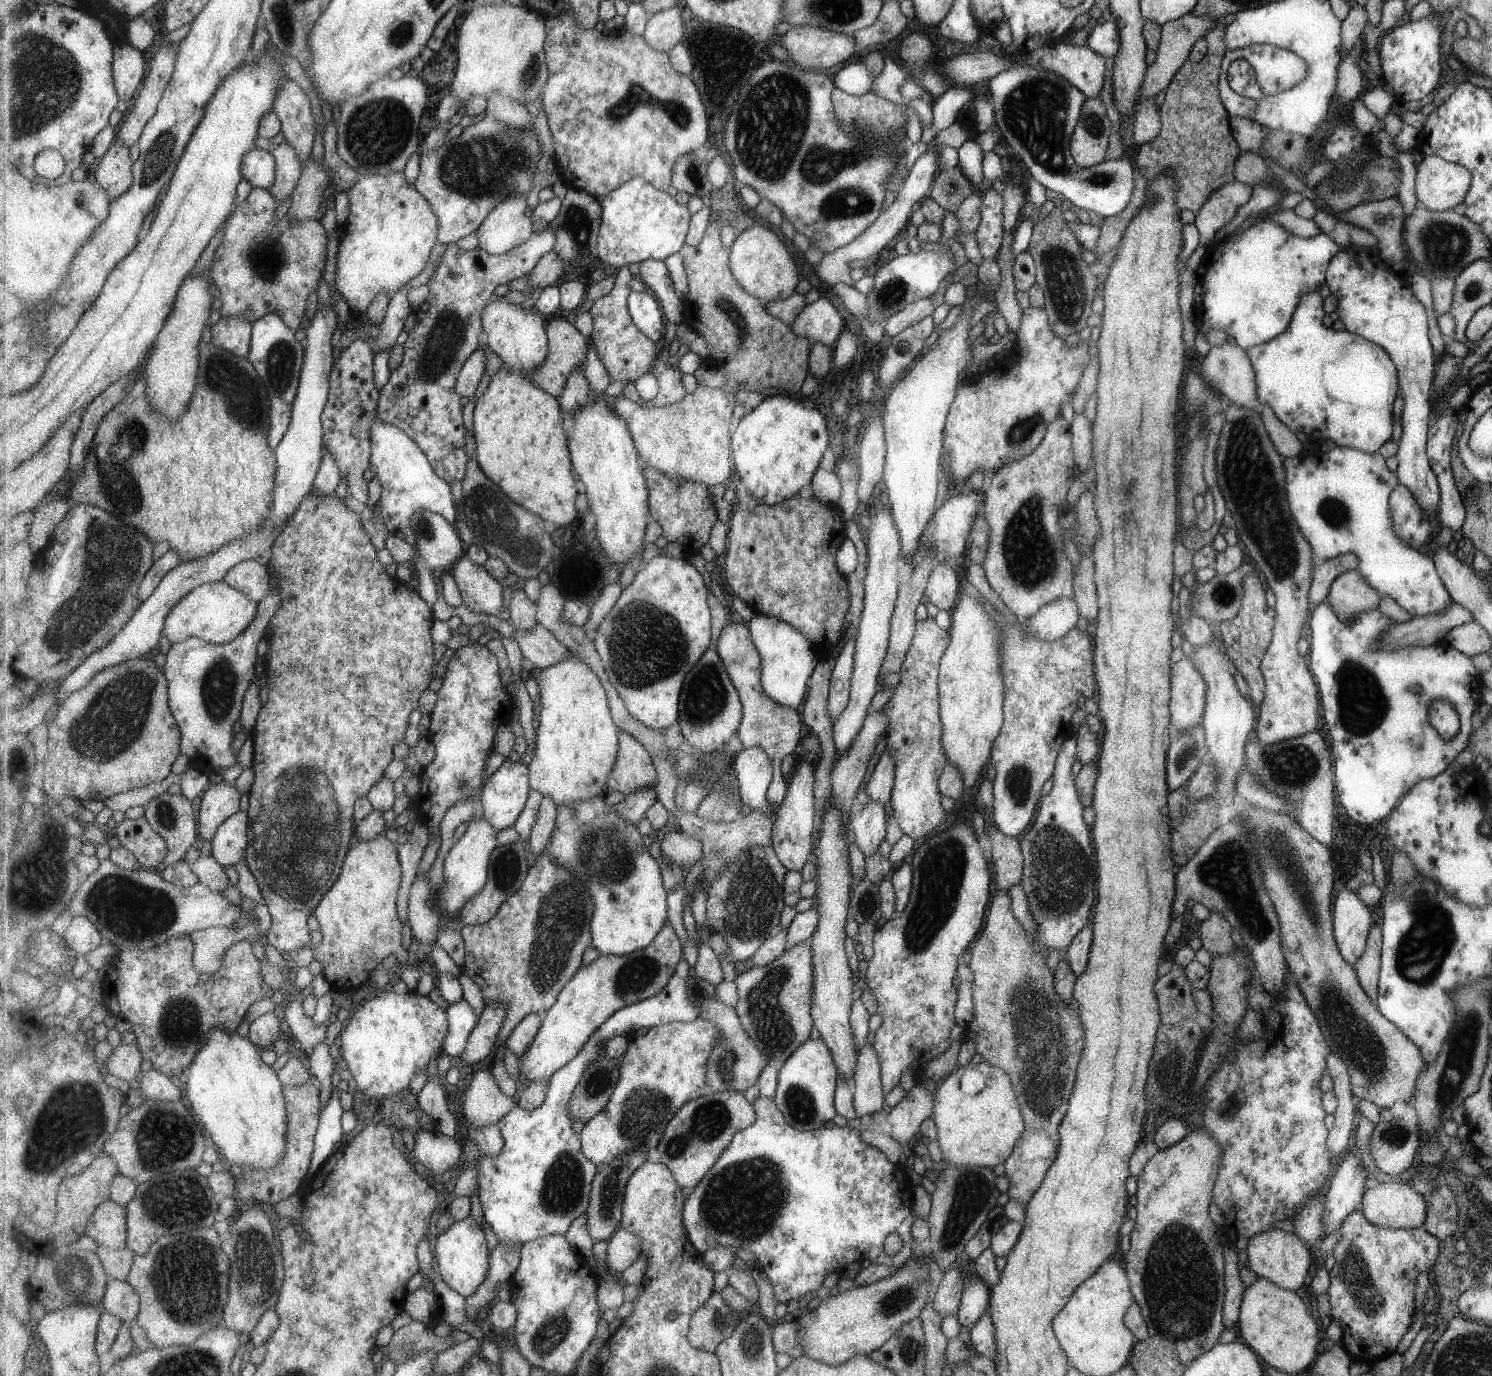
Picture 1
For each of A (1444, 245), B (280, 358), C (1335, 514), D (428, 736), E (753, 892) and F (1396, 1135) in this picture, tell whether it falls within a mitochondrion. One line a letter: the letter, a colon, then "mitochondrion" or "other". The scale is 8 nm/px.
A: mitochondrion
B: mitochondrion
C: mitochondrion
D: other
E: mitochondrion
F: mitochondrion

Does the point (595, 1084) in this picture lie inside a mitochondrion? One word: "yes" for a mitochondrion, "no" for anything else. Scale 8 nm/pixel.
yes

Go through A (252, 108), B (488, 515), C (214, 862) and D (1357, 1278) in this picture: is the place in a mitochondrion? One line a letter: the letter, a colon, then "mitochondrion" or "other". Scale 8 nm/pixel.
A: other
B: mitochondrion
C: other
D: mitochondrion

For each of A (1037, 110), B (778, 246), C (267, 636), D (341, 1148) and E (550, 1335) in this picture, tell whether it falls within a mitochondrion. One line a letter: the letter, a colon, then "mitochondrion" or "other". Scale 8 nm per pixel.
A: mitochondrion
B: other
C: other
D: other
E: mitochondrion

